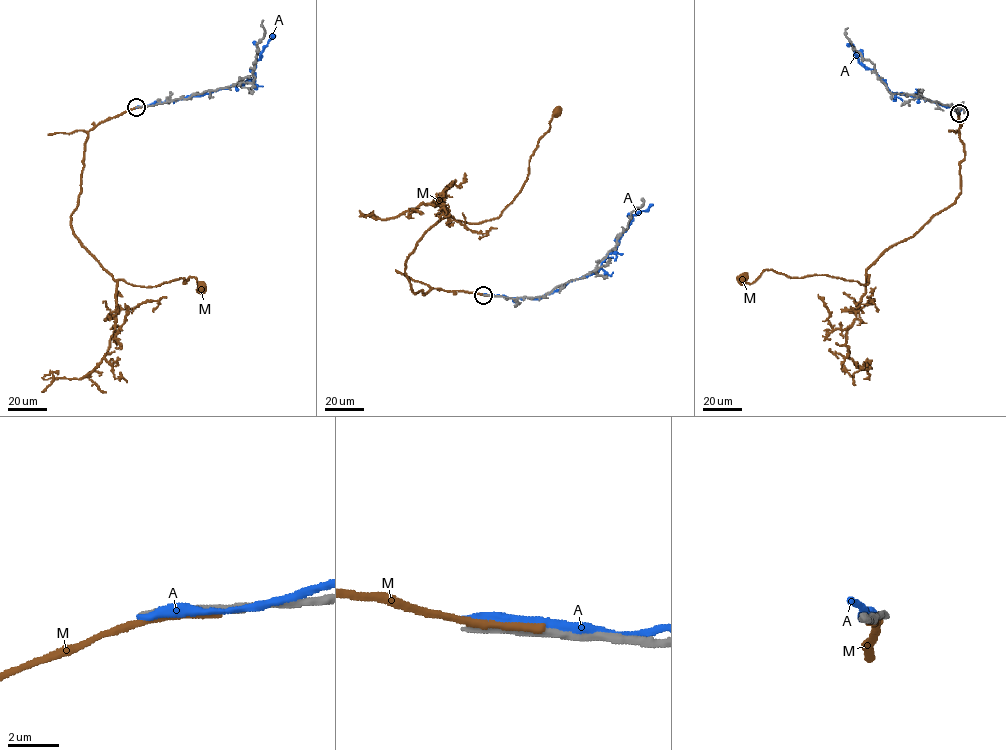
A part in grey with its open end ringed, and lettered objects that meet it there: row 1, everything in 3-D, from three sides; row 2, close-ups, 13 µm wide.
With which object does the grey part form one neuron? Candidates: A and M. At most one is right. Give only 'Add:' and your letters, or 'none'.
Add: none

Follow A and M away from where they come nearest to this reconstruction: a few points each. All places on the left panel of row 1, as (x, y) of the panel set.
A: (139, 107), (156, 101), (200, 96), (255, 81), (252, 70), (271, 35), (275, 36)
M: (139, 107), (88, 132), (73, 232), (117, 280), (149, 287), (194, 277), (198, 292), (201, 286)

